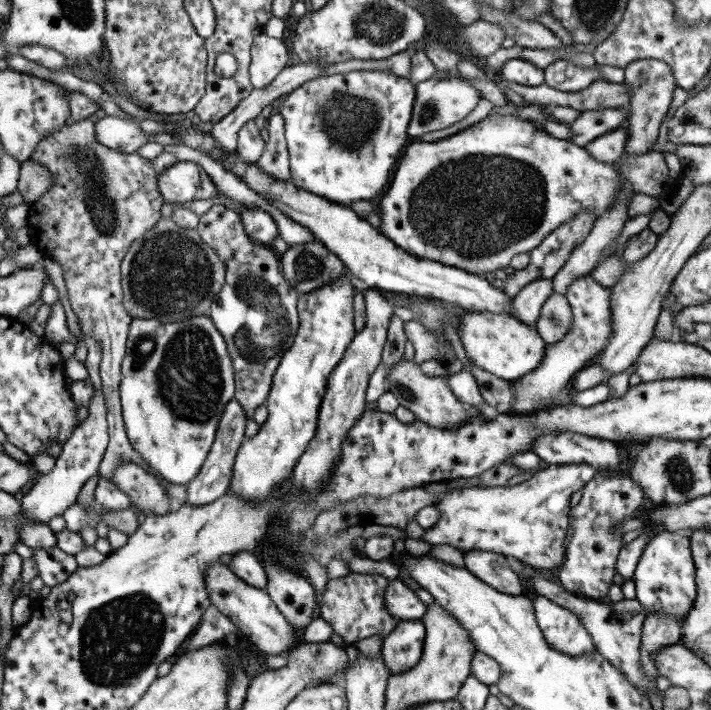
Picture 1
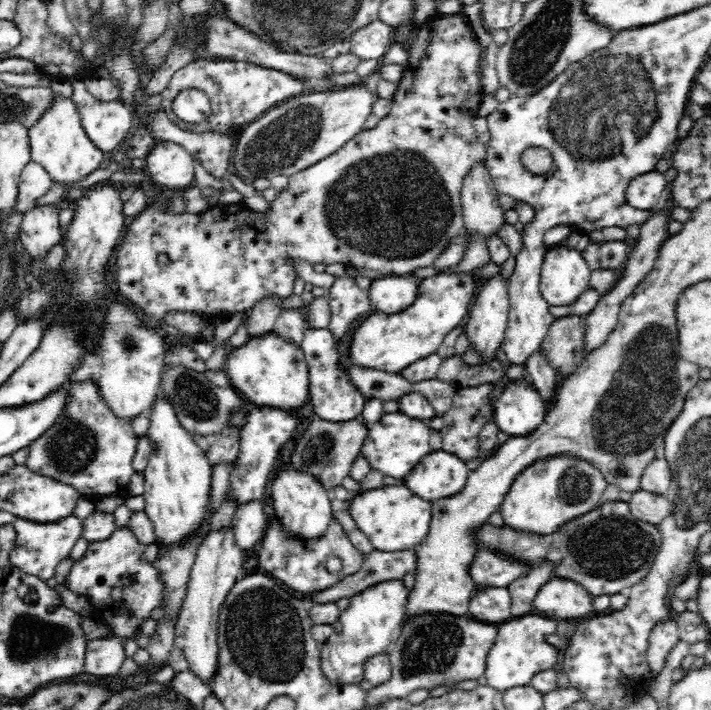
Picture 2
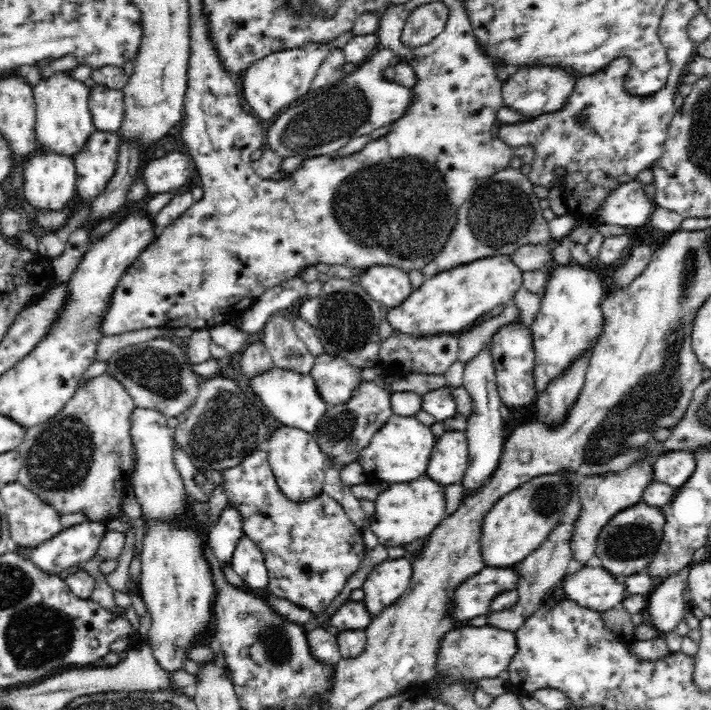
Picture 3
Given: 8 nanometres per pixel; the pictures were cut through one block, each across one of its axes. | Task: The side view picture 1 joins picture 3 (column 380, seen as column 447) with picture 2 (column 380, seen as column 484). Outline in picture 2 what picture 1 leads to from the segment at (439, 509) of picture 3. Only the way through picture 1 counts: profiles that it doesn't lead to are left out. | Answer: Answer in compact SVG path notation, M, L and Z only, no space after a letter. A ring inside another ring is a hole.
M404 484L384 485L358 492L352 500L350 515L376 550L382 552L412 550L428 534L432 518L432 503L416 496Z

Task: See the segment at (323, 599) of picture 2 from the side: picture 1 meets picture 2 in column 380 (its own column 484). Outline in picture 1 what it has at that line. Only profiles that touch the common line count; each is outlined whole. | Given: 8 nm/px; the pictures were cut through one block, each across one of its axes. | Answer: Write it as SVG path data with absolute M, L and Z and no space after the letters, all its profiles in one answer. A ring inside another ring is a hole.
M471 550L463 558L465 567L486 584L512 596L524 594L520 577L510 568L503 554Z

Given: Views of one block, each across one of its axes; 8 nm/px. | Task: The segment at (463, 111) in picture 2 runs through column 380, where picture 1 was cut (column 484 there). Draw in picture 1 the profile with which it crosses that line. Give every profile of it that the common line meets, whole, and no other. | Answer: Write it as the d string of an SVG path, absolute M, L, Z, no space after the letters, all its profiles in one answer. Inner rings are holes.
M508 112L503 114L494 113L470 125L463 131L444 139L430 142L430 144L416 142L412 146L407 146L405 148L406 152L402 152L403 157L400 164L398 164L398 168L393 173L388 191L375 201L378 206L377 212L381 218L379 229L381 234L408 254L419 259L433 260L434 262L482 275L485 272L505 269L509 266L510 260L515 254L529 253L542 242L545 236L548 236L560 224L572 219L579 212L590 211L595 214L595 220L598 220L600 215L604 215L606 211L609 211L611 204L621 193L618 165L598 162L585 148L570 142L568 139L558 139L549 135L540 124L538 127L536 127L536 122L534 125L532 121L520 120L513 113L512 115L508 115Z

